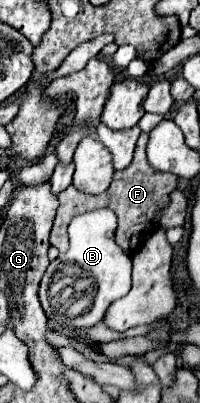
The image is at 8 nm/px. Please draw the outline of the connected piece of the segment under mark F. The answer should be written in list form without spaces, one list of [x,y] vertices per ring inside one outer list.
[[[140,134],[138,138],[138,144],[136,144],[136,152],[134,152],[134,160],[128,168],[120,170],[120,172],[114,172],[114,180],[112,180],[112,186],[102,192],[102,194],[84,194],[84,192],[78,192],[74,190],[74,186],[66,188],[62,194],[60,194],[60,206],[58,206],[58,212],[56,212],[56,220],[54,220],[54,226],[52,226],[52,234],[50,234],[50,244],[56,246],[60,252],[66,252],[68,250],[68,234],[66,234],[66,228],[68,228],[68,222],[78,216],[78,214],[84,214],[88,210],[94,210],[94,208],[110,208],[116,212],[118,216],[118,230],[116,230],[116,242],[132,254],[132,238],[134,236],[146,236],[147,232],[151,232],[154,228],[158,227],[158,210],[168,202],[168,194],[176,188],[178,184],[178,176],[172,176],[172,172],[160,172],[160,170],[154,170],[148,160],[146,160],[146,140],[148,140],[148,134]]]

